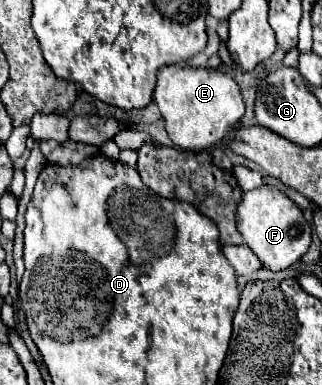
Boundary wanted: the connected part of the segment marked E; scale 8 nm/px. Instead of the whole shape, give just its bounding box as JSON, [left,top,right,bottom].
[154,65,244,151]

